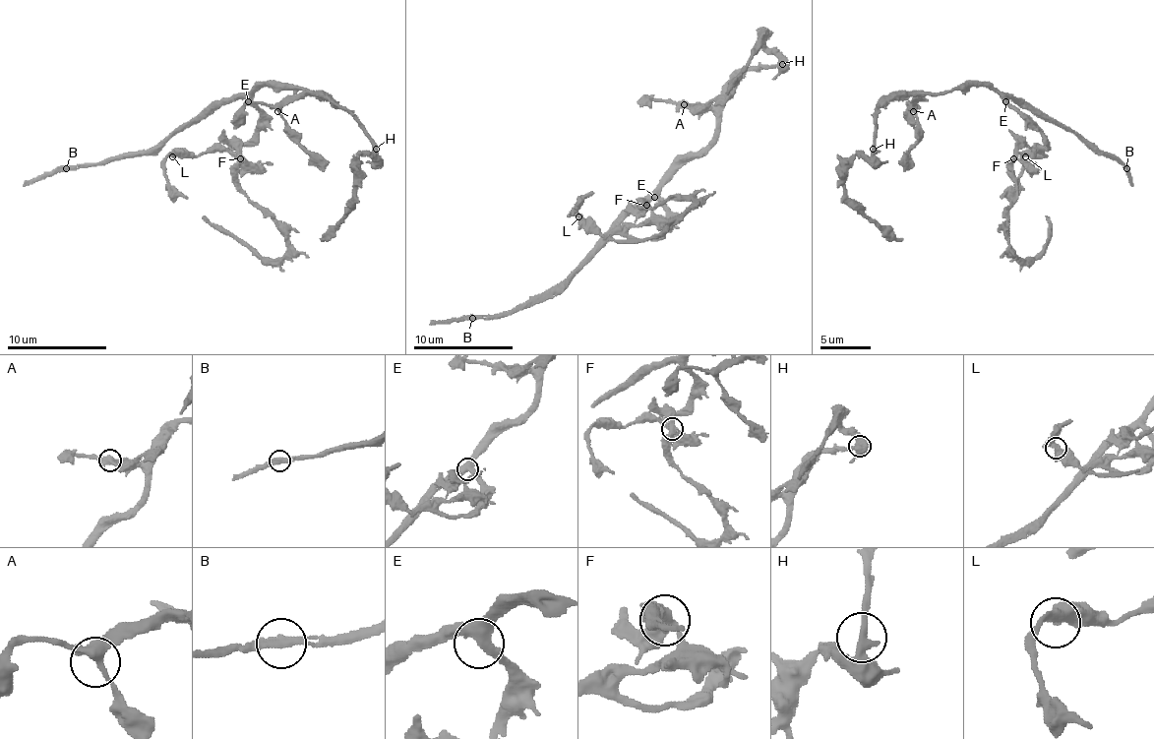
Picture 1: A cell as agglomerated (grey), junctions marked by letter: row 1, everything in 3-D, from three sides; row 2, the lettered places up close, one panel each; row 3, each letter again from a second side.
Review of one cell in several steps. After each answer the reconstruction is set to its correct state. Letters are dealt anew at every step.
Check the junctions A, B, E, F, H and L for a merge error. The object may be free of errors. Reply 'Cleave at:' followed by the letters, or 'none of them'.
Cleave at: none of them

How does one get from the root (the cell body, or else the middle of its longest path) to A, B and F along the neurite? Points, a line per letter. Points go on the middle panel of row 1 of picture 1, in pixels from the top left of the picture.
A: (659, 189), (684, 162), (689, 162), (711, 140), (716, 127), (716, 114), (711, 109), (695, 109), (684, 104)
B: (659, 189), (654, 189), (562, 282), (507, 312), (471, 317)
F: (659, 189), (659, 202), (667, 212), (667, 227), (649, 239), (634, 239), (627, 229), (646, 210), (646, 205)

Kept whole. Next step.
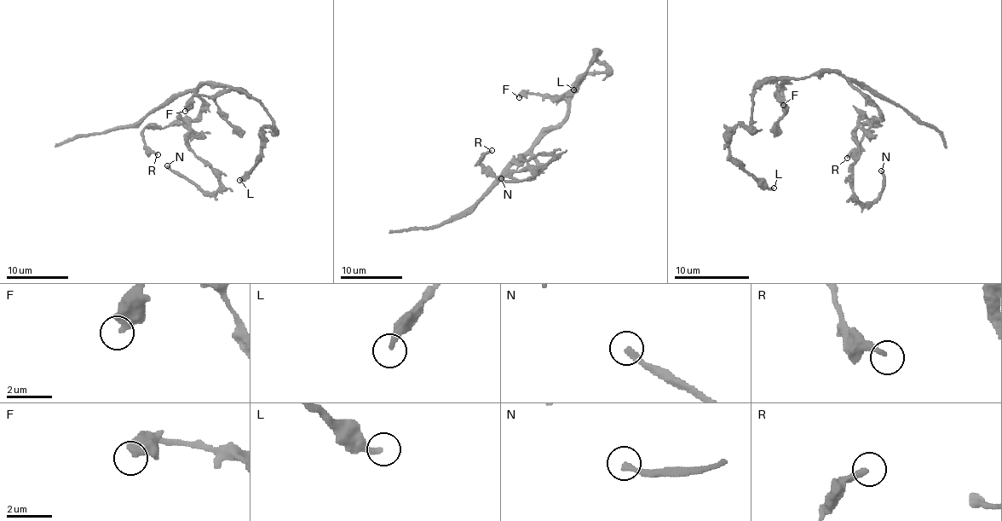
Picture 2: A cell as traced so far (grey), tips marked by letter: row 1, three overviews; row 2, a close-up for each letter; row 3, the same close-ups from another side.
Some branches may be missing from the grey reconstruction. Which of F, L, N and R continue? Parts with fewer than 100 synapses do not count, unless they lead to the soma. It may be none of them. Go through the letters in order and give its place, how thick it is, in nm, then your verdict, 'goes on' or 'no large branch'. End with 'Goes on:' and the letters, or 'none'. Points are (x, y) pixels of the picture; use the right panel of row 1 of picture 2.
F: at (783, 105); 400 nm thick; no large branch
L: at (774, 188); 260 nm thick; no large branch
N: at (881, 170); 200 nm thick; goes on
R: at (847, 158); 240 nm thick; no large branch
Goes on: N

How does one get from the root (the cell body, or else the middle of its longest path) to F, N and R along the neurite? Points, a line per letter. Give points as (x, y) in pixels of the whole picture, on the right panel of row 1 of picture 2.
F: (845, 78), (836, 72), (813, 72), (803, 78), (786, 78), (783, 86), (777, 86), (777, 99), (783, 105)
N: (845, 78), (883, 116), (862, 118), (856, 130), (853, 193), (862, 203), (883, 192), (881, 170)
R: (845, 78), (883, 116), (877, 125), (864, 125), (864, 139), (847, 158)

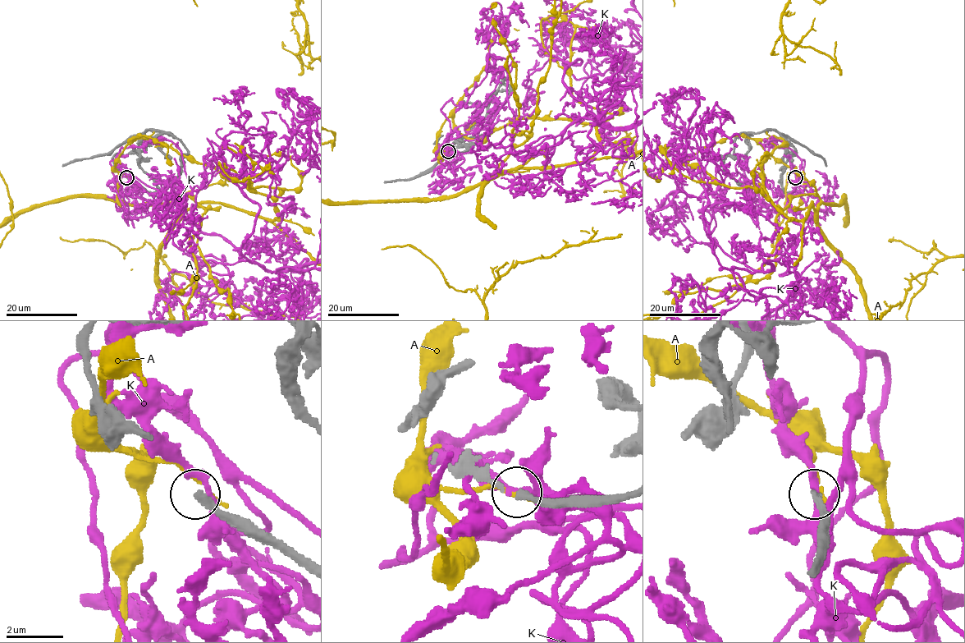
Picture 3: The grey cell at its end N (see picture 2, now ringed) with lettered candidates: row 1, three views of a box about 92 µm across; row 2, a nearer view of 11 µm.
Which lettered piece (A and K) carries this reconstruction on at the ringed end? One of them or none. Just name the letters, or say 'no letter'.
no letter

